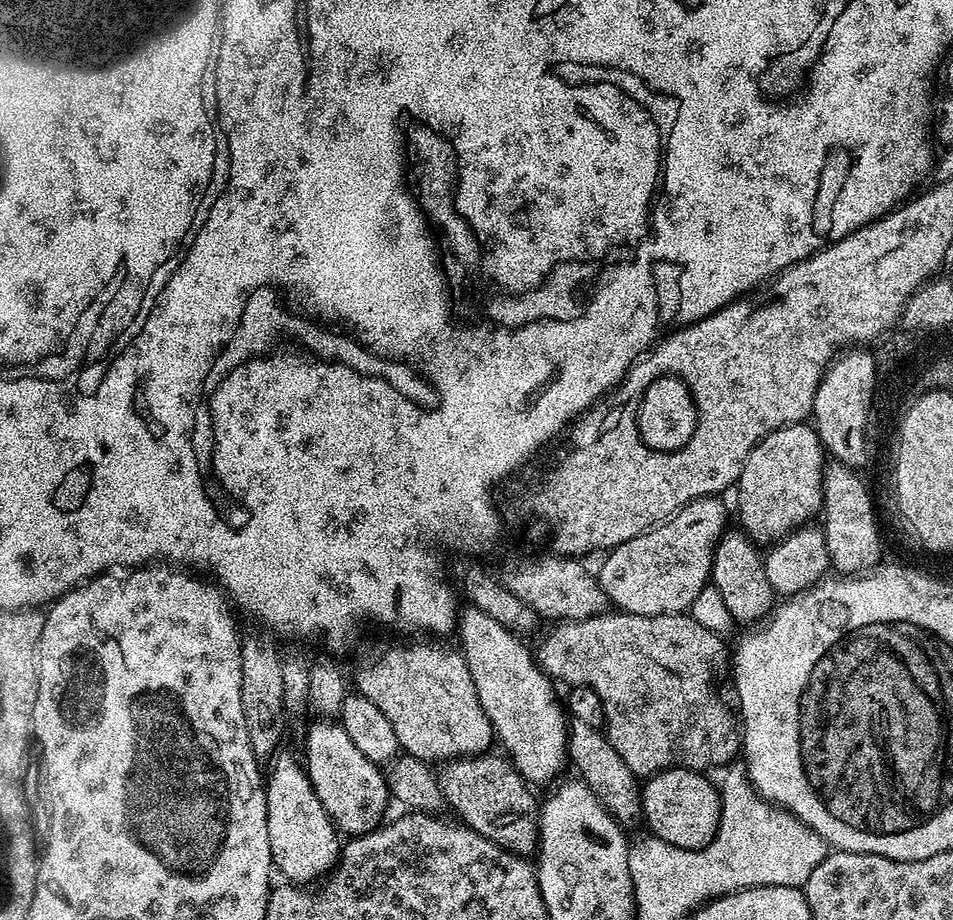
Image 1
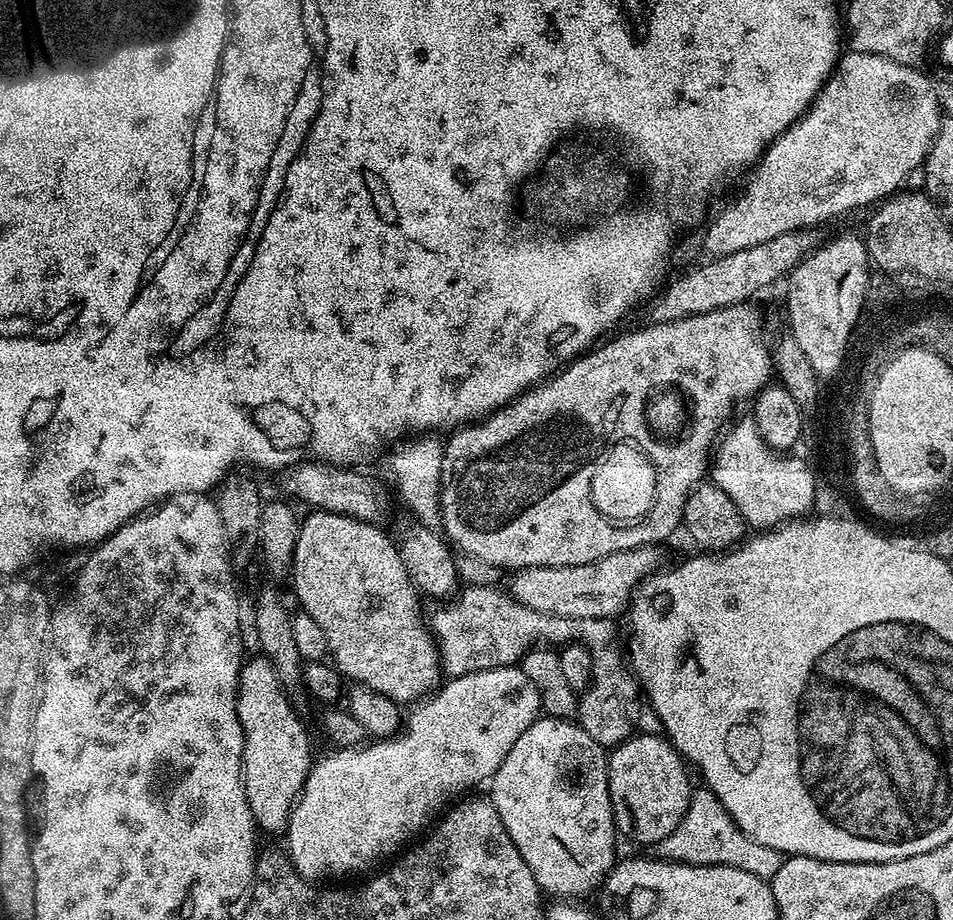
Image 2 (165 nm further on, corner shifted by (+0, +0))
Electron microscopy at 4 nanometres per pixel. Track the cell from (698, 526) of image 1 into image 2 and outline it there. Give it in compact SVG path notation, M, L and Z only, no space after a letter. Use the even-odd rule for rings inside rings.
M647 544L634 550L622 550L598 562L586 562L582 566L538 566L522 568L511 573L510 595L522 606L562 618L594 618L606 620L627 609L635 591L649 576L661 571L661 549Z

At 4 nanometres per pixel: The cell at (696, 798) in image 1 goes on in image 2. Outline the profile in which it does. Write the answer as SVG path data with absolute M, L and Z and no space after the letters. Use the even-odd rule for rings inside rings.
M633 734L611 749L608 752L608 785L617 833L640 844L660 844L662 838L682 822L682 814L686 814L686 806L690 806L694 784L688 781L687 771L684 757L660 734Z

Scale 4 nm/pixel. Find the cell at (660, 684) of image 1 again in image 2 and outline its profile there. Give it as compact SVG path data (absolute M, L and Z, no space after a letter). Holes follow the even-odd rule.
M486 584L464 586L455 593L454 598L447 601L445 608L440 608L430 616L430 631L440 651L440 666L445 677L465 676L471 672L481 672L491 668L510 668L519 665L521 658L529 648L547 642L552 646L563 646L573 642L585 644L591 652L596 670L591 685L584 689L578 700L578 723L580 727L594 738L606 750L611 750L622 741L633 735L634 728L628 721L628 712L624 709L624 700L616 689L616 659L621 659L622 652L616 649L616 628L611 619L595 620L594 618L562 618L554 614L546 614L538 610L530 610L530 606L522 606L511 595L499 592L499 587Z

